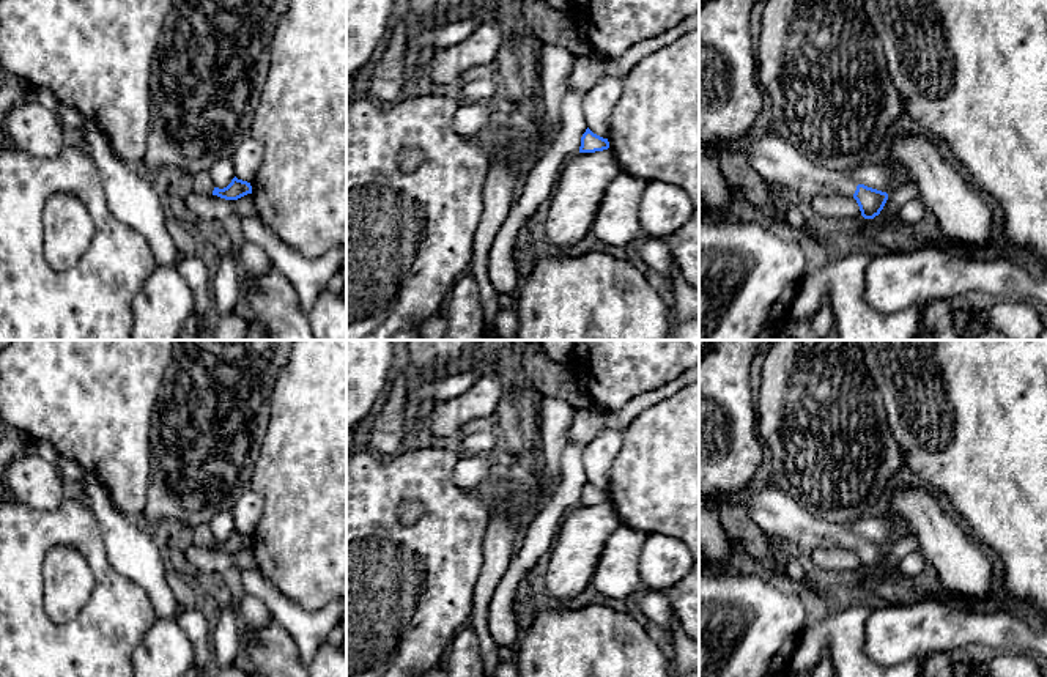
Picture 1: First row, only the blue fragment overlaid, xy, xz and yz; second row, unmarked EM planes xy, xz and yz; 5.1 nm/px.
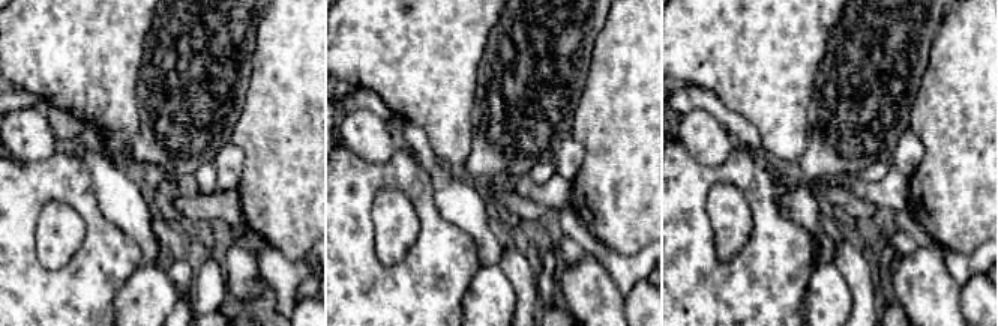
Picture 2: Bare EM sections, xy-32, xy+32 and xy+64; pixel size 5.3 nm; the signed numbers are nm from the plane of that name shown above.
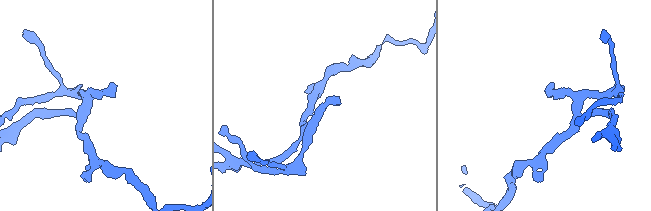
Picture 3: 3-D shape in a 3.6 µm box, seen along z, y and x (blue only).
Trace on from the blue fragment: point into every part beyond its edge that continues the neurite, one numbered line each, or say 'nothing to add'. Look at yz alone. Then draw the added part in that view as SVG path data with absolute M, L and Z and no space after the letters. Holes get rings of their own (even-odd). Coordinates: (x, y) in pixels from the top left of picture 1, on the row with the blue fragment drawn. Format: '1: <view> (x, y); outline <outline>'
1: yz (783, 167); outline M749 132L721 146L699 145L716 154L721 150L746 153L754 170L778 195L790 195L801 205L816 195L853 197L858 186L849 173L814 164L775 132L760 137Z

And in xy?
1: xy (203, 184); outline M200 172L194 175L194 192L198 195L211 195L214 191L214 183L208 172Z

